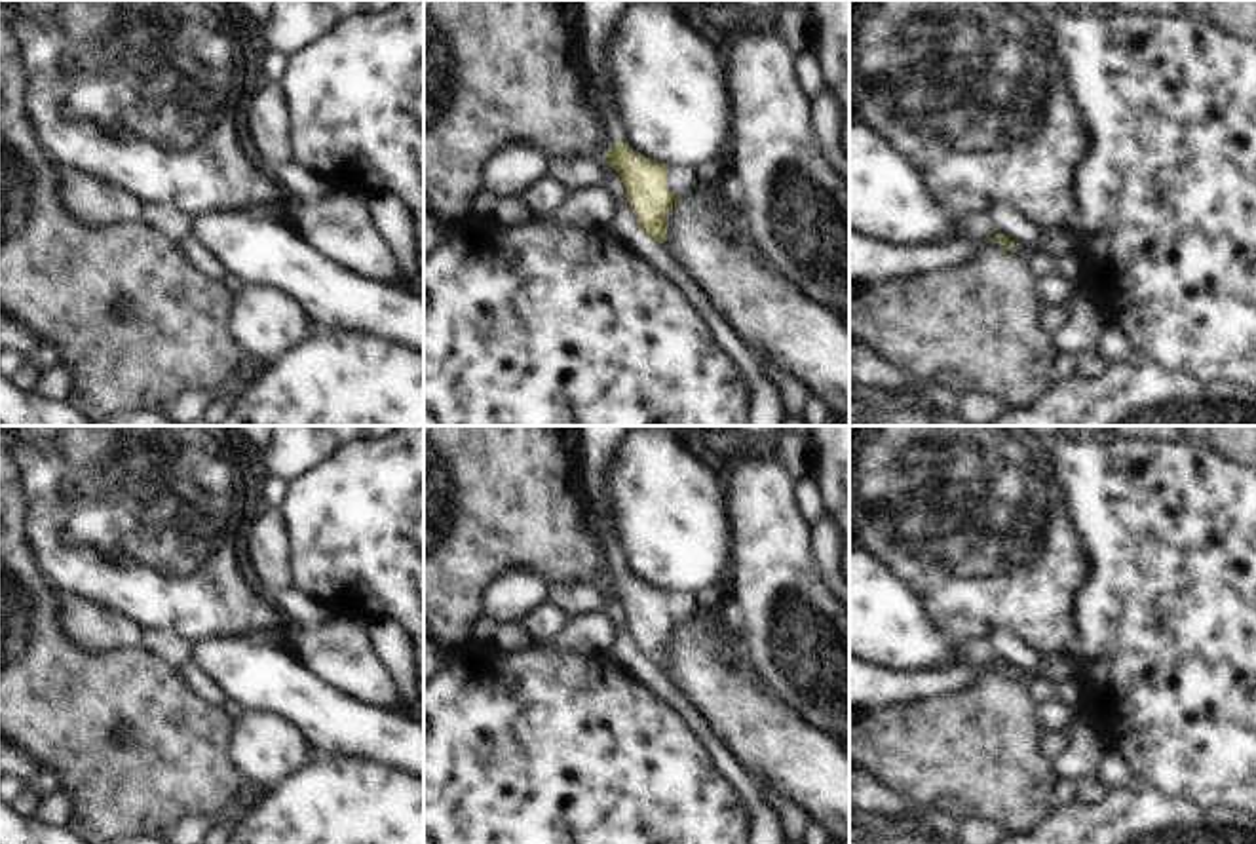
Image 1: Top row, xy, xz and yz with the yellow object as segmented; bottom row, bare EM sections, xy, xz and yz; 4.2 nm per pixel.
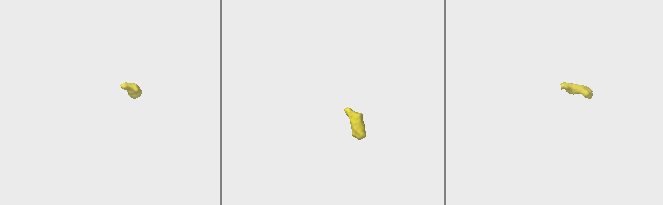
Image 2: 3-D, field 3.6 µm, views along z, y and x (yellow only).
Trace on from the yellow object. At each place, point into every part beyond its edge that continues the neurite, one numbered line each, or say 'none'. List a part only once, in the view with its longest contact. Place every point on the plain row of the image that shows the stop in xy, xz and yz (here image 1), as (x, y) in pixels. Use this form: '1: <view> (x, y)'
1: xz (597, 443)

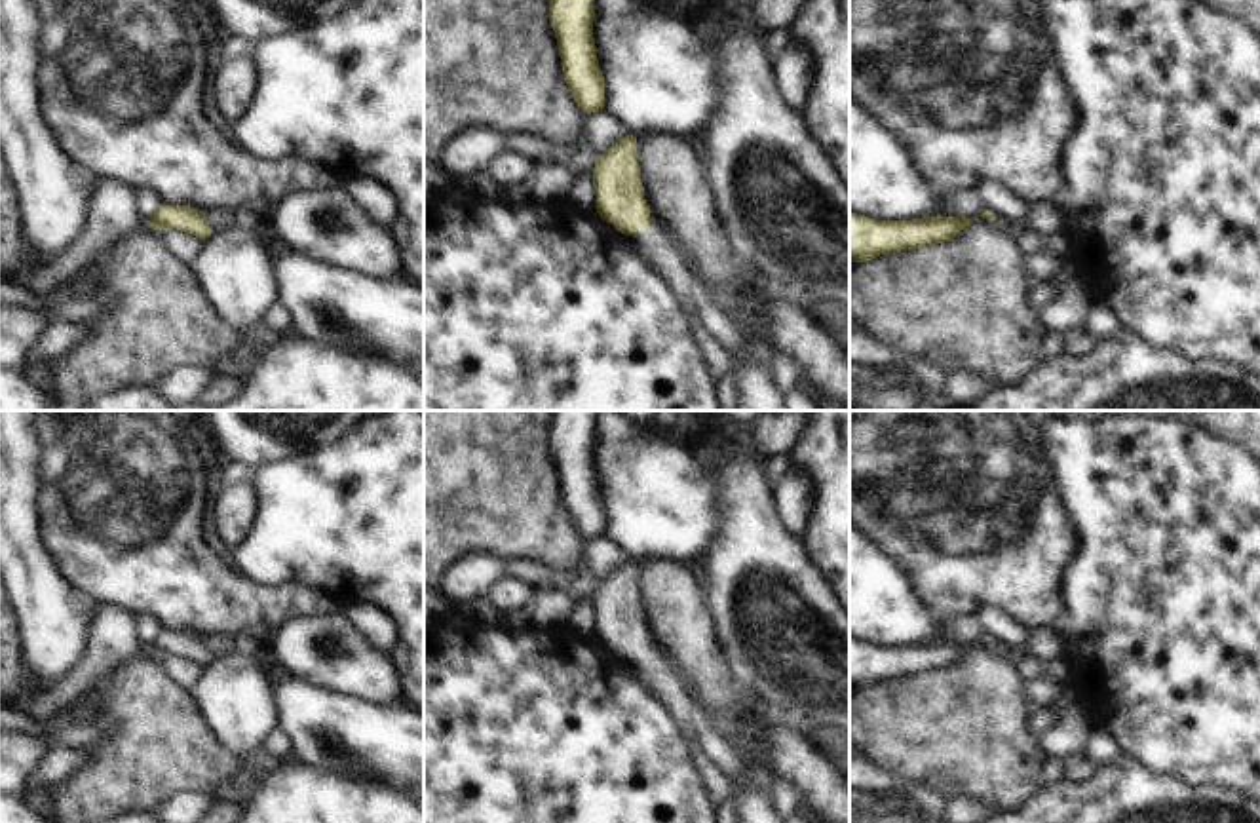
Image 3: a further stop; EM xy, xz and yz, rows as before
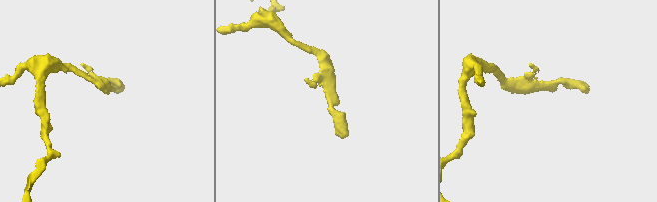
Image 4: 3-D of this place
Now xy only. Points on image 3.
none

